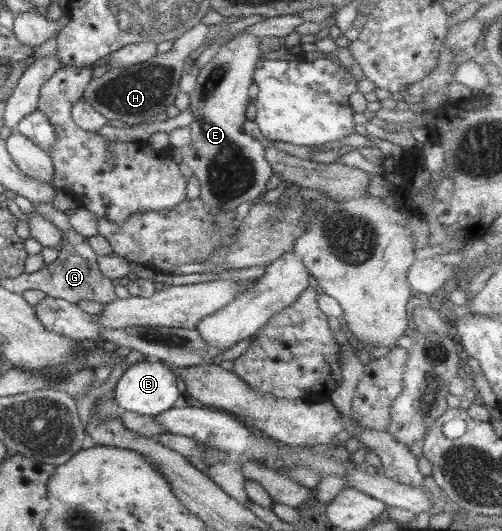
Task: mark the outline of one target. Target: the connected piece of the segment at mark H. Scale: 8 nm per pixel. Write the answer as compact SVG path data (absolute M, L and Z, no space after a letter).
M199 22L187 33L173 38L173 44L168 51L157 52L146 62L121 69L108 69L101 76L91 77L82 92L82 101L107 120L121 120L127 125L154 120L157 114L165 112L166 107L173 104L176 94L180 91L179 83L186 78L188 54L203 44L207 33L208 25Z

